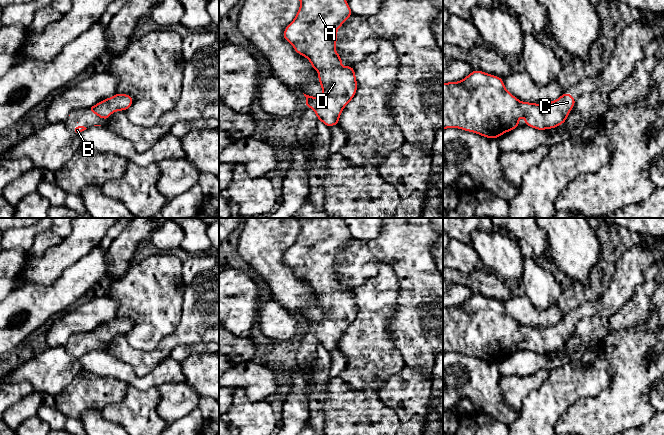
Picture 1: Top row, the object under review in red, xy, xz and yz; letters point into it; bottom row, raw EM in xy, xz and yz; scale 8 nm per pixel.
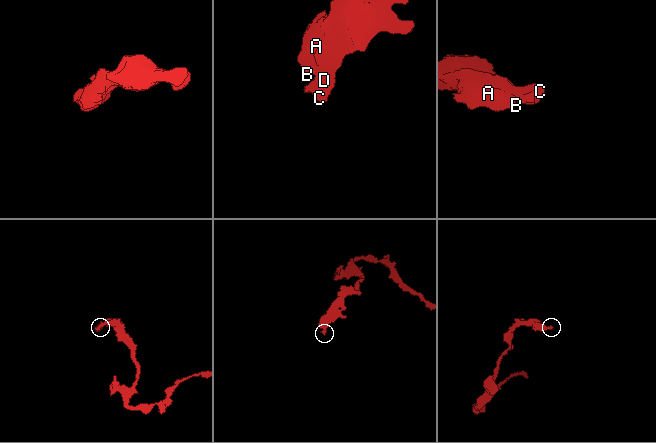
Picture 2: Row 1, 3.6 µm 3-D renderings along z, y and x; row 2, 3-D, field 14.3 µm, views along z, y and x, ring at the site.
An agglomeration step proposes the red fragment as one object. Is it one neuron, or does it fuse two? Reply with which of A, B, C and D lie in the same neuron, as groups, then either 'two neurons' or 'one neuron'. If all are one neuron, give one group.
groups A B C D; one neuron

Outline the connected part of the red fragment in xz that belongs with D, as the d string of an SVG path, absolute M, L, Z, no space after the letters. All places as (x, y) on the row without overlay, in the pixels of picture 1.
M298 218L298 221L301 228L300 233L295 243L285 252L283 261L293 269L294 274L298 278L306 281L310 285L311 290L320 297L318 304L323 313L323 320L316 322L304 318L306 321L304 329L310 331L317 338L318 344L322 345L327 351L331 351L338 349L339 341L345 329L352 324L357 315L357 305L353 291L342 291L342 282L335 274L337 253L340 252L353 237L346 226L344 218Z

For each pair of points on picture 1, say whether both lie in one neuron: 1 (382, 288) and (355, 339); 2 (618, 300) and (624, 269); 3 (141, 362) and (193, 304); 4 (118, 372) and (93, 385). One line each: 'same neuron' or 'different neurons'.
1: same neuron
2: same neuron
3: same neuron
4: different neurons

